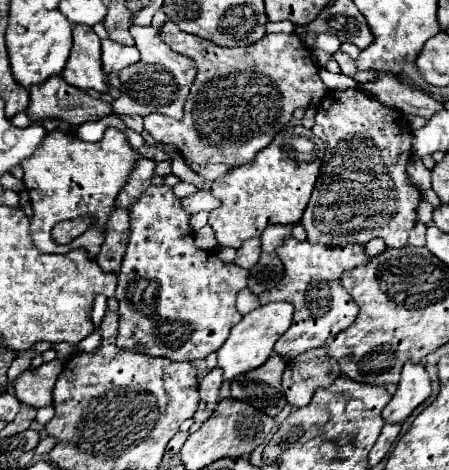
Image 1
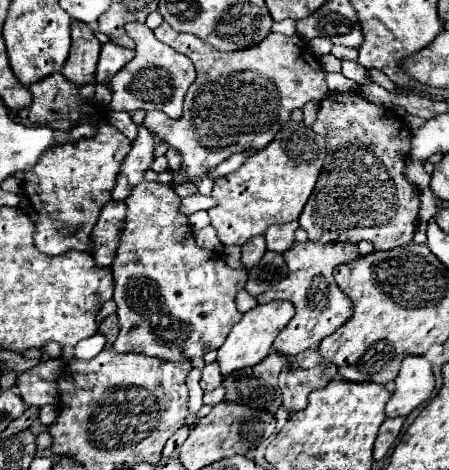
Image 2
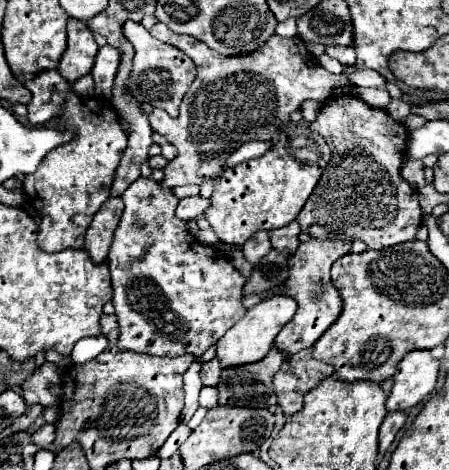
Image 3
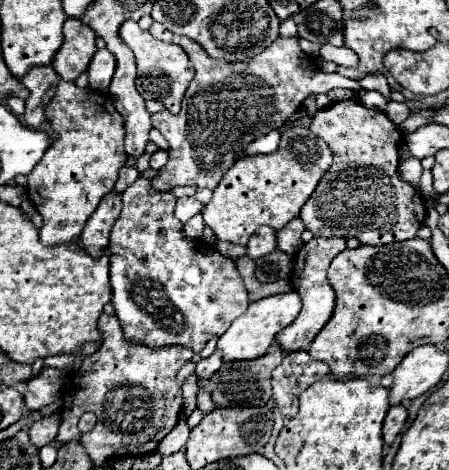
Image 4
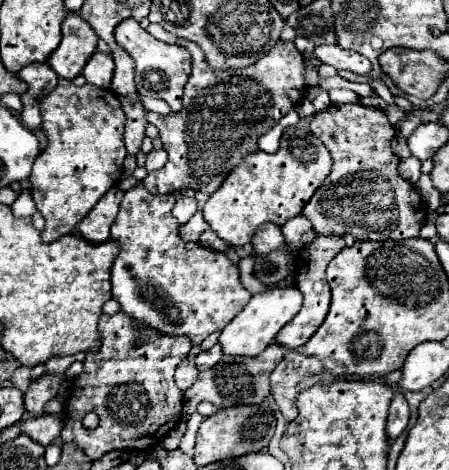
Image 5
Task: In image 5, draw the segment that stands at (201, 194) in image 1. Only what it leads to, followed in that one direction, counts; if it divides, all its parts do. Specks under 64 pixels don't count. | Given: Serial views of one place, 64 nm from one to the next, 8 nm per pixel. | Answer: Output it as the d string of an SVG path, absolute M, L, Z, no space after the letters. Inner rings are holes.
M180 196L178 202L176 202L176 206L174 206L174 210L172 210L172 214L176 216L176 220L178 220L180 224L186 224L186 222L194 216L196 210L198 210L198 208L196 208L196 200L194 200L194 198Z

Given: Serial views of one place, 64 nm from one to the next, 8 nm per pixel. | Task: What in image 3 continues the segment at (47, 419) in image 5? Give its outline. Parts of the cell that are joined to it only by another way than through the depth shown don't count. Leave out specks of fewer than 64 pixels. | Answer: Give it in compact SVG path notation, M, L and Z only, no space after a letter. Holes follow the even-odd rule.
M46 424L46 426L42 426L40 430L36 430L36 432L32 434L32 442L34 442L36 446L40 446L40 448L46 448L48 444L52 444L52 442L54 442L54 426L52 426L52 424Z

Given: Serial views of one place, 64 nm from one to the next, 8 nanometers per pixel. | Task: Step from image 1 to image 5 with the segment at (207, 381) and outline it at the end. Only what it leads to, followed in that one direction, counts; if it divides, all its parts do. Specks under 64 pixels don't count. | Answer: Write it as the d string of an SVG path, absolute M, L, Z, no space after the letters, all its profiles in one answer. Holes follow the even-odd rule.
M216 344L212 350L198 354L194 360L196 360L196 368L198 368L200 372L204 372L204 370L208 370L208 368L214 368L214 366L216 366L216 364L222 360L222 352L220 352L220 346Z

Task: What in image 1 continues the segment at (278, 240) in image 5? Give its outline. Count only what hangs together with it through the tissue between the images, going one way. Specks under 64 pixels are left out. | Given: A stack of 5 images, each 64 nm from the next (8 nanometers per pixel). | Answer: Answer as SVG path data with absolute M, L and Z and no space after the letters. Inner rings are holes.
M258 238L246 240L246 242L238 248L236 258L234 258L234 264L238 264L238 266L242 266L242 268L250 270L250 268L258 262L260 252L262 252L262 250L260 250L260 240L258 240Z

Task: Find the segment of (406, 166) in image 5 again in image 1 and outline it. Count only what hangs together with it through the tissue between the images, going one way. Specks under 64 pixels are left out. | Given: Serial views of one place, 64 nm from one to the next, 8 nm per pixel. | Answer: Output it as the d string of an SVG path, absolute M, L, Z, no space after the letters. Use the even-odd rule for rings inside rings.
M414 158L408 166L408 176L410 182L418 188L418 190L428 190L430 188L430 170L426 170L426 166L422 164L420 158Z

